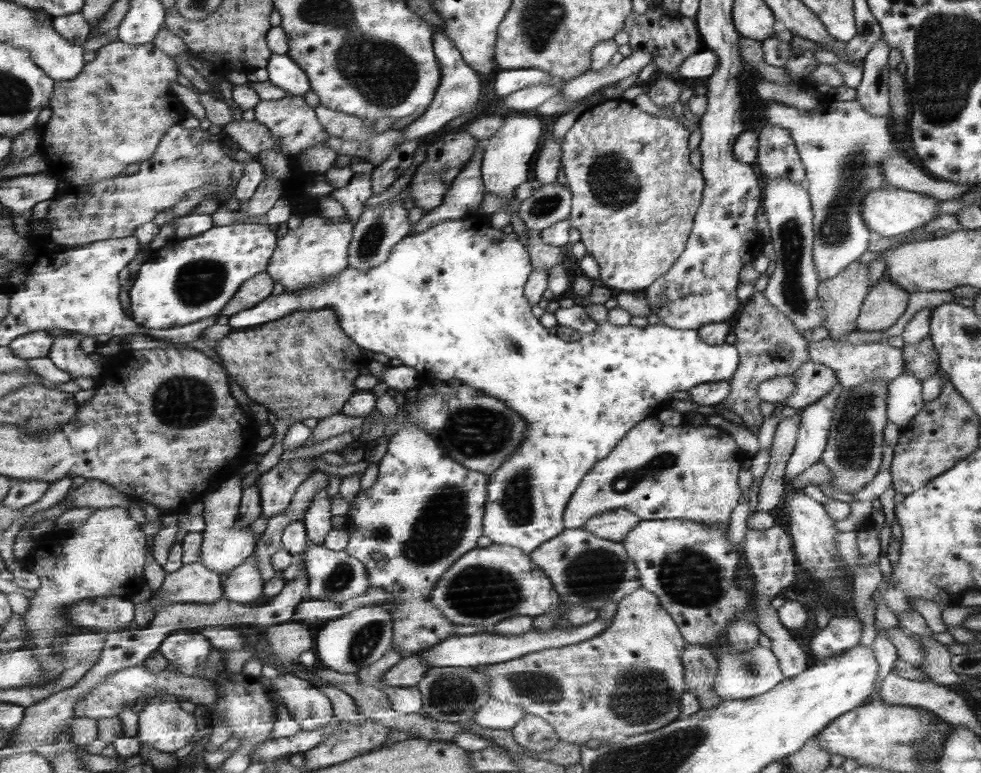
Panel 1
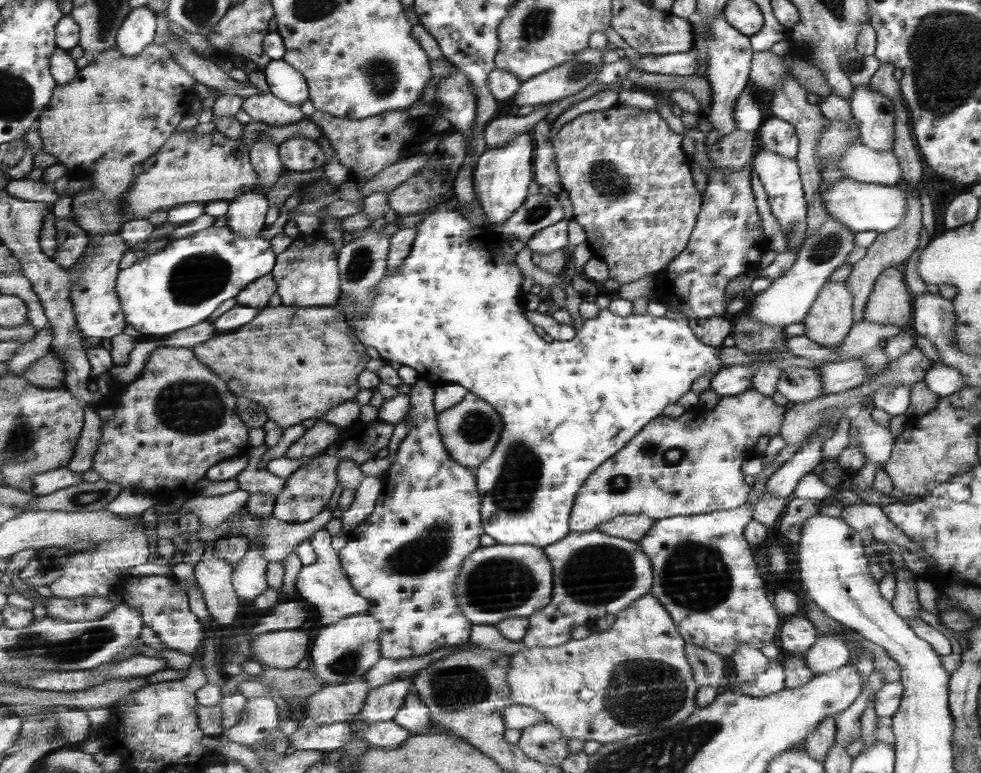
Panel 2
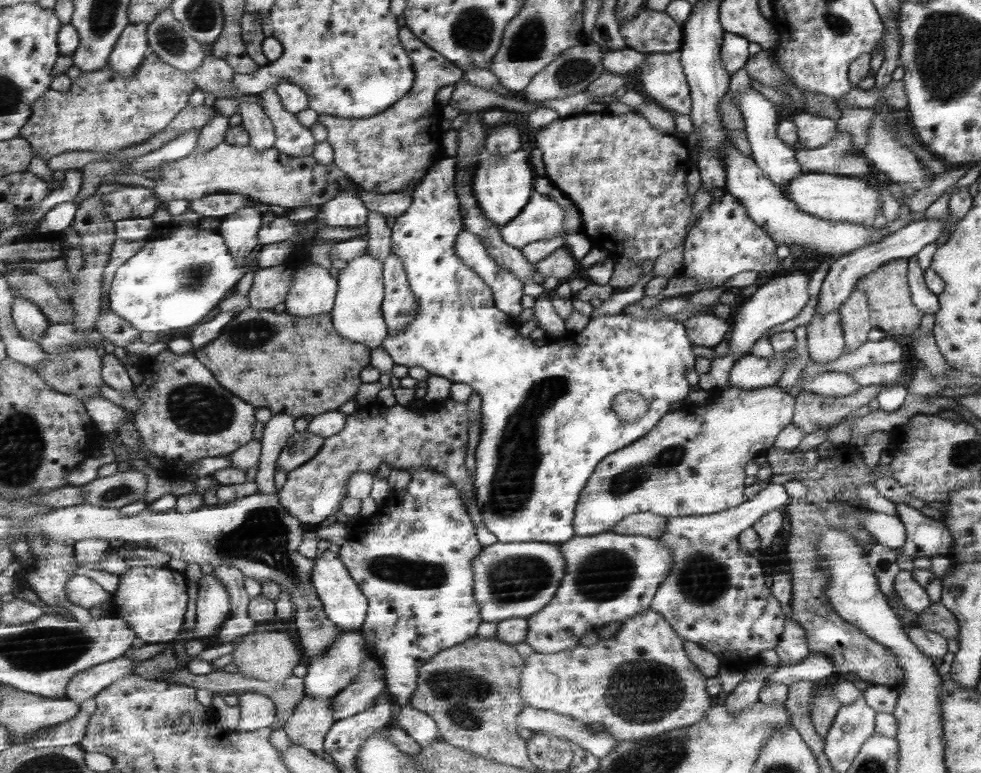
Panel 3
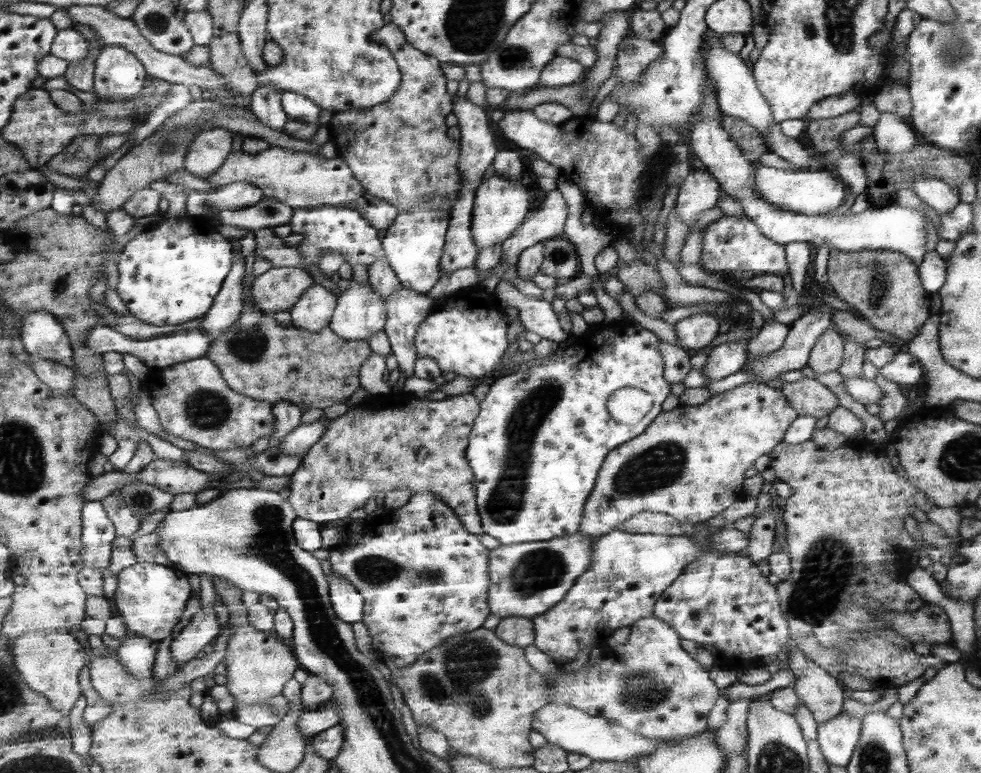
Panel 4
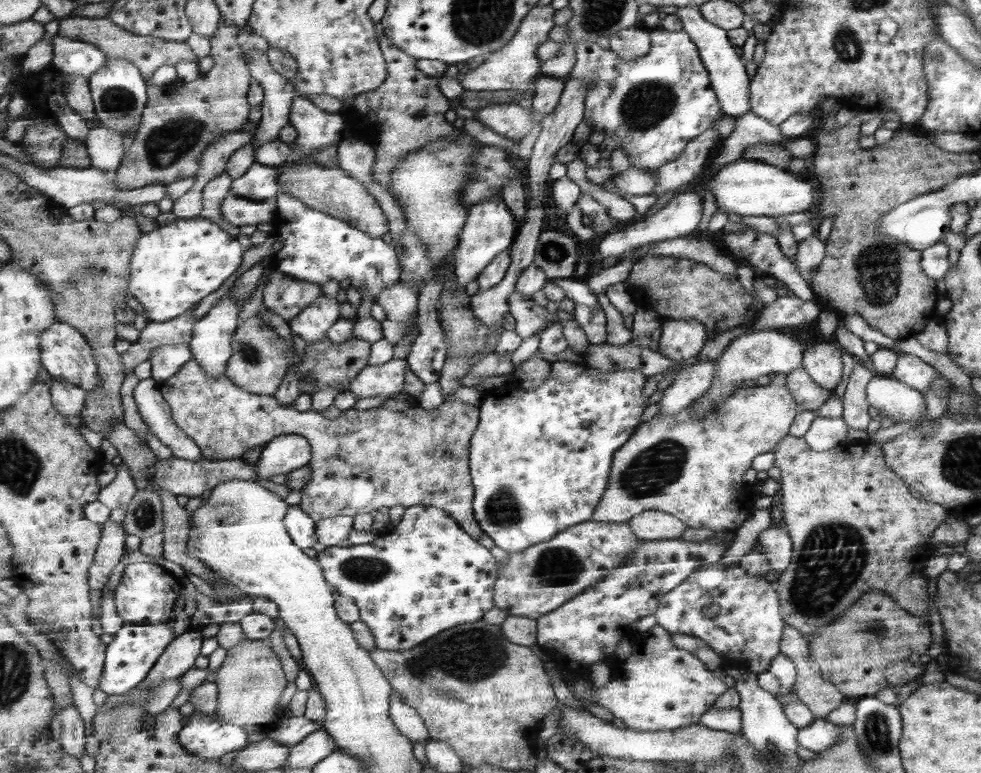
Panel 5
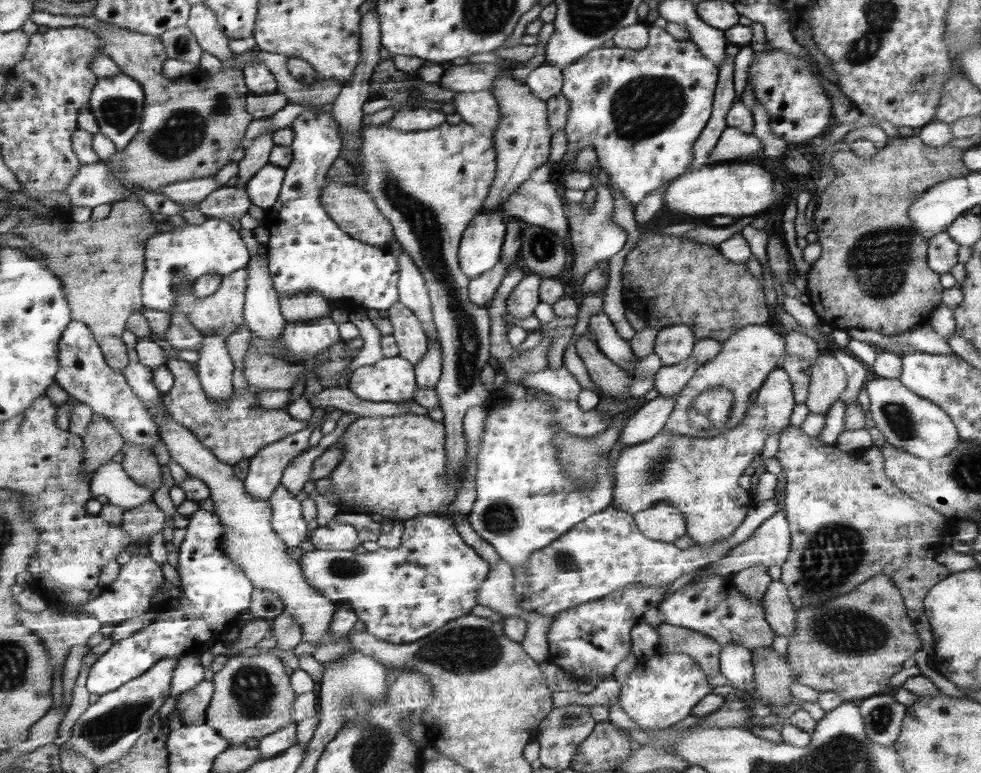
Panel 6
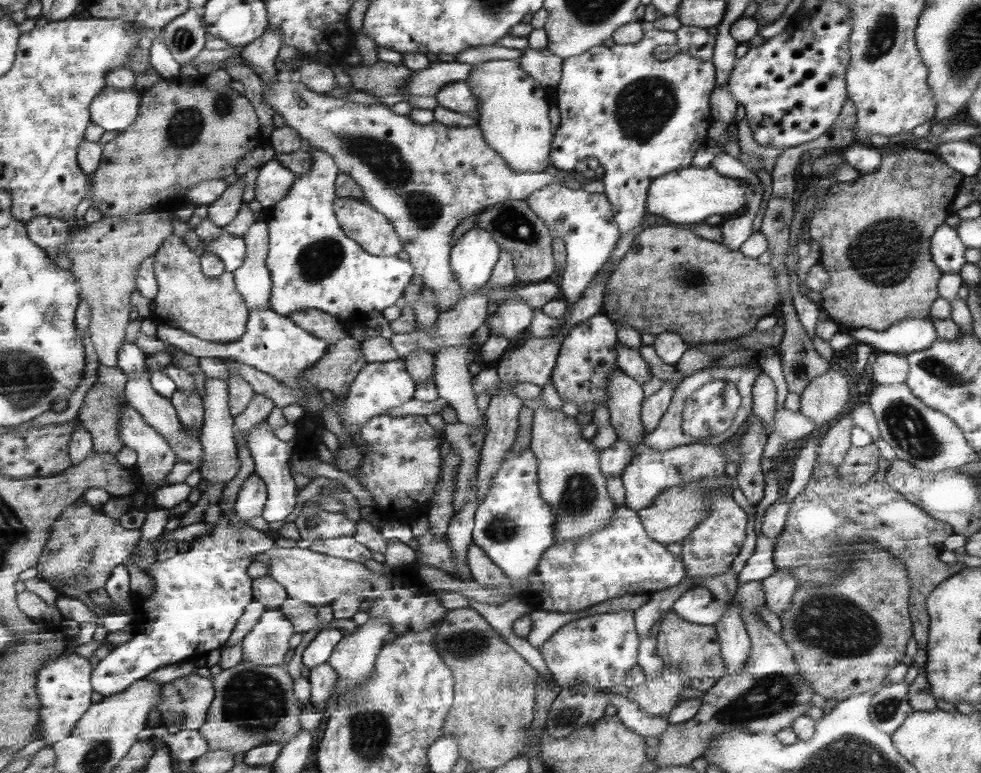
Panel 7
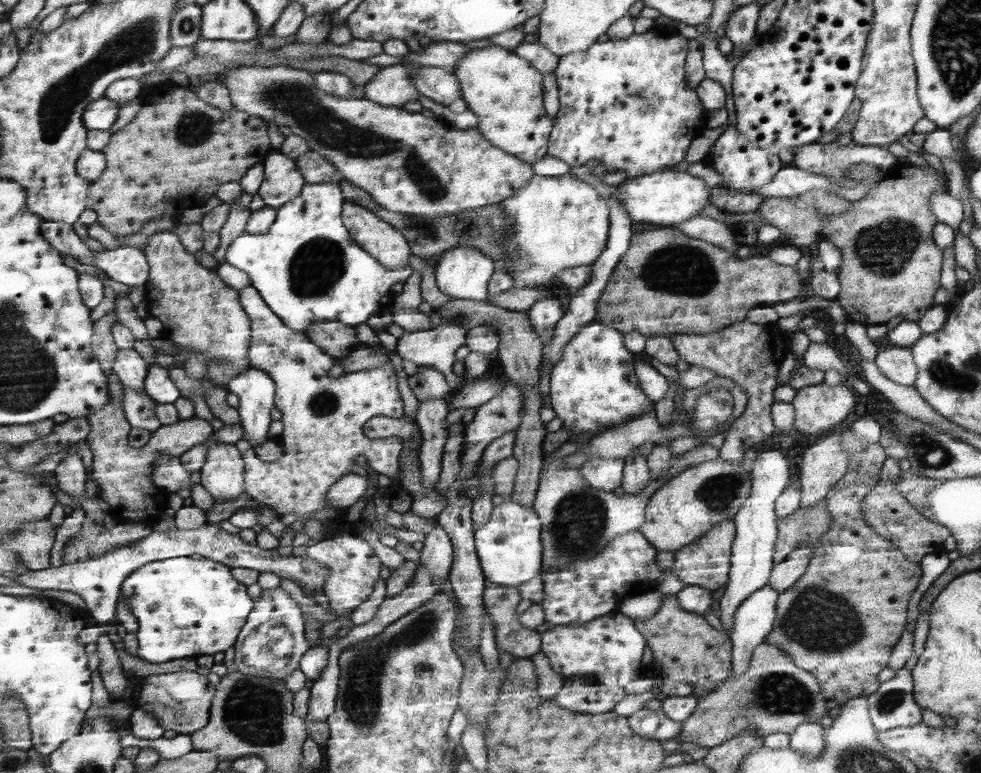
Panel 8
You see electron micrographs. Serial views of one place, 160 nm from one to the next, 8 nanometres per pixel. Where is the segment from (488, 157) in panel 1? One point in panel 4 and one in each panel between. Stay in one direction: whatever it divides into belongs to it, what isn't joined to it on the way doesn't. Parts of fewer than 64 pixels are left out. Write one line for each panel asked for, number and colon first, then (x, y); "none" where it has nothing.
2: (502, 175)
3: (503, 184)
4: (501, 205)

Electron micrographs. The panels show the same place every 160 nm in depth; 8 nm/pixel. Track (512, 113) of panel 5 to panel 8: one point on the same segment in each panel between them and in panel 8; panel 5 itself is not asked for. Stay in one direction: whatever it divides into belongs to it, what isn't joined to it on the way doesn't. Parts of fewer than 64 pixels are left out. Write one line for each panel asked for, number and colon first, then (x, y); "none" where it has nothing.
6: (481, 107)
7: (459, 97)
8: (437, 84)

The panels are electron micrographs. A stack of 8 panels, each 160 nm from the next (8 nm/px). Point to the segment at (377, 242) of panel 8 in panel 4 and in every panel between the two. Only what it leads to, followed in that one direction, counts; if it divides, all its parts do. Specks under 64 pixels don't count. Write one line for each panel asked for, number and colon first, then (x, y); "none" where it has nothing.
4: (301, 180)
5: (331, 190)
6: (352, 208)
7: (373, 231)

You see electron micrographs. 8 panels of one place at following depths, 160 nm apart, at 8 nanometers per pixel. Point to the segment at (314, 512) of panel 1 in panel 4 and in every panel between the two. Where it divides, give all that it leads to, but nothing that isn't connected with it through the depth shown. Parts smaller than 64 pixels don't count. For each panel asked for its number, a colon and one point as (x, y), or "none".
2: (325, 584)
3: (347, 606)
4: (348, 602)

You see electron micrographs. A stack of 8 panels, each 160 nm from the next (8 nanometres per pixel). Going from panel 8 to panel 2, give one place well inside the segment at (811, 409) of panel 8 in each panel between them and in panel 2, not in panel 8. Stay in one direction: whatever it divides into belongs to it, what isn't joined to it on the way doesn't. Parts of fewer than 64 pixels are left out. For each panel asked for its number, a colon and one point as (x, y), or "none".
2: (830, 318)
3: (824, 341)
4: (826, 354)
5: (821, 361)
6: (827, 381)
7: (825, 397)

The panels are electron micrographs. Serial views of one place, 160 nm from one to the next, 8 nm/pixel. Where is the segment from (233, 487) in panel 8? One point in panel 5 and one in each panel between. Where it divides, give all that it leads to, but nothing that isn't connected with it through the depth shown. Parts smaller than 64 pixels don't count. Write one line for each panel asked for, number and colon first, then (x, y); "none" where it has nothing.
5: (211, 346)
6: (215, 368)
7: (221, 464)

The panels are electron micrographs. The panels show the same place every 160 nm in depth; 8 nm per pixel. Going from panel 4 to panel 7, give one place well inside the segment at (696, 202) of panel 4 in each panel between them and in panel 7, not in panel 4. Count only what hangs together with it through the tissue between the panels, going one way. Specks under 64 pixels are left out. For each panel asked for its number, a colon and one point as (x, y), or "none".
5: (680, 217)
6: (594, 238)
7: (584, 223)

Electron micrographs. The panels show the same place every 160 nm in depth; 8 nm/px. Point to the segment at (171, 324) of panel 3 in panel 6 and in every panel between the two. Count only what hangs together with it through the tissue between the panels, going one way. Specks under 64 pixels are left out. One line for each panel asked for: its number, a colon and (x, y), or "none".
4: (171, 274)
5: (175, 266)
6: (214, 247)

